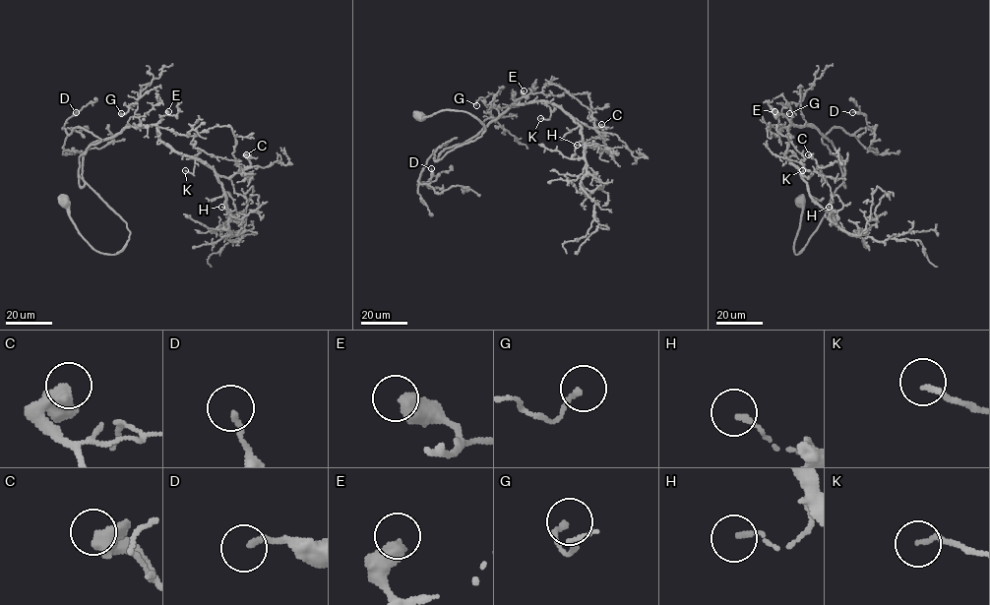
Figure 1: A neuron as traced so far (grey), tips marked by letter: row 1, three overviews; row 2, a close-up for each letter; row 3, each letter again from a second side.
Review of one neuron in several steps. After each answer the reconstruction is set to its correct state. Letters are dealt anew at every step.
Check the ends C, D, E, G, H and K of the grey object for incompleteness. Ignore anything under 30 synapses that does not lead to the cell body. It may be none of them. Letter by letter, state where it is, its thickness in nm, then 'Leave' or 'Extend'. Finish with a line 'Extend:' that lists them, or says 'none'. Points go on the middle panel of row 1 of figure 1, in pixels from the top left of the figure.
C: Place: (601, 124). Thickness 700 nm. Leave
D: Place: (431, 168). Thickness 160 nm. Leave
E: Place: (524, 90). Thickness 550 nm. Leave
G: Place: (476, 105). Thickness 160 nm. Leave
H: Place: (577, 145). Thickness 160 nm. Leave
K: Place: (540, 118). Thickness 160 nm. Leave
Extend: none

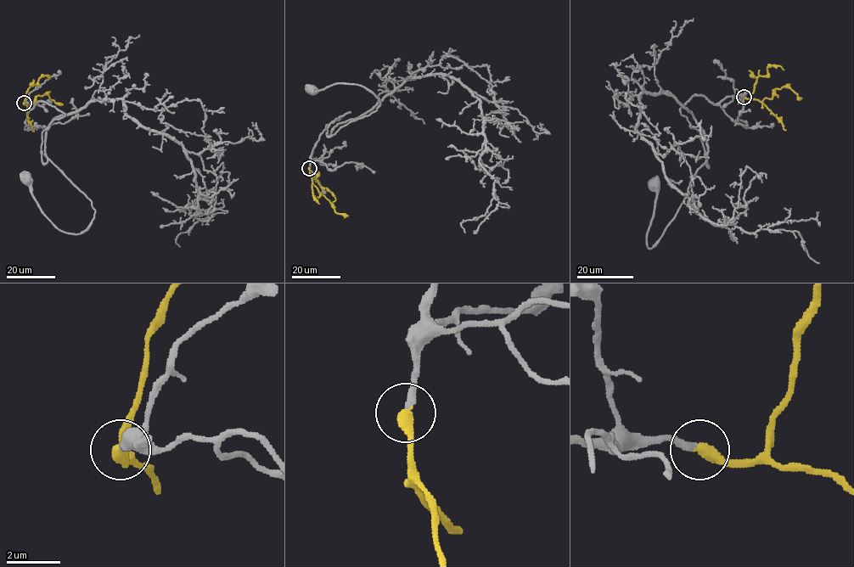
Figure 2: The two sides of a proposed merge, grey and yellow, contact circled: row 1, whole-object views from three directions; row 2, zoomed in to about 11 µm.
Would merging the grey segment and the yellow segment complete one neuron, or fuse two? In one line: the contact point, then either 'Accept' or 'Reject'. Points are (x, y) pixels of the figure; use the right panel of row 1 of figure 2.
Place: (744, 97). Accept

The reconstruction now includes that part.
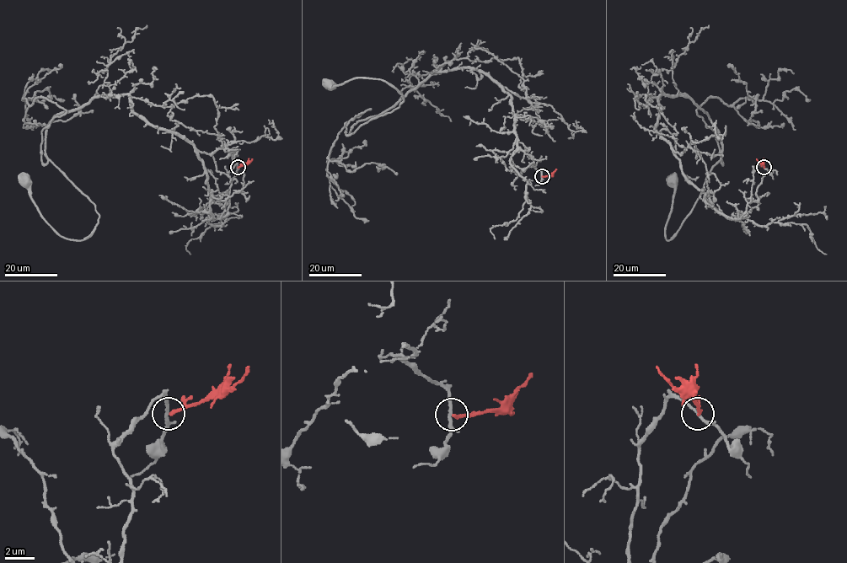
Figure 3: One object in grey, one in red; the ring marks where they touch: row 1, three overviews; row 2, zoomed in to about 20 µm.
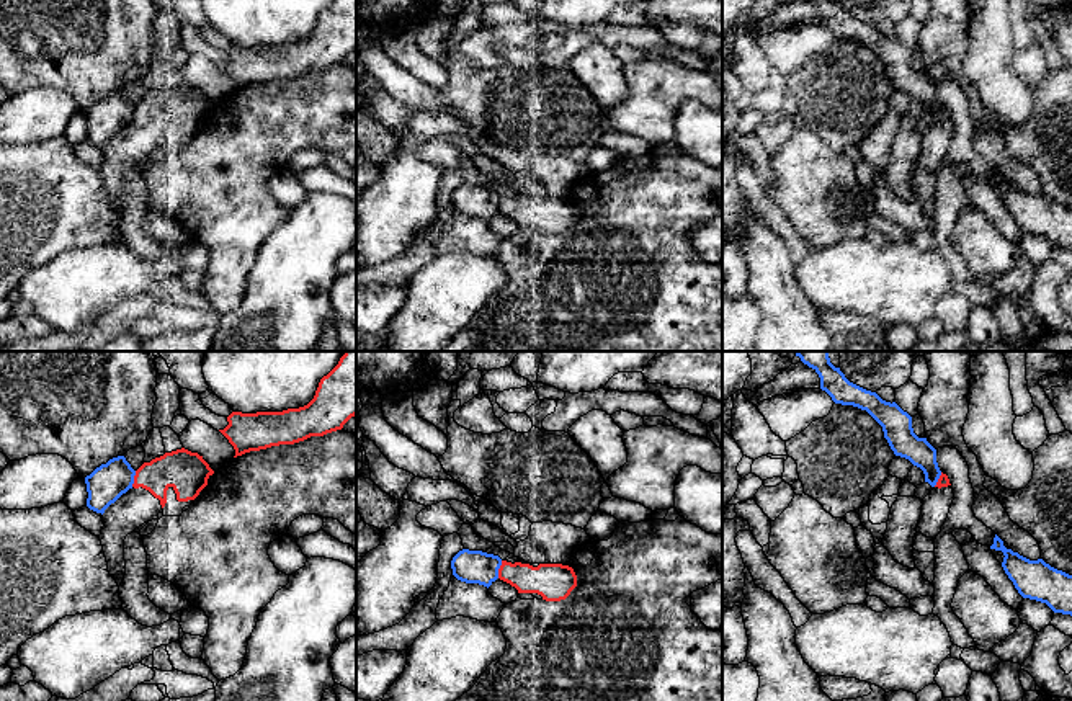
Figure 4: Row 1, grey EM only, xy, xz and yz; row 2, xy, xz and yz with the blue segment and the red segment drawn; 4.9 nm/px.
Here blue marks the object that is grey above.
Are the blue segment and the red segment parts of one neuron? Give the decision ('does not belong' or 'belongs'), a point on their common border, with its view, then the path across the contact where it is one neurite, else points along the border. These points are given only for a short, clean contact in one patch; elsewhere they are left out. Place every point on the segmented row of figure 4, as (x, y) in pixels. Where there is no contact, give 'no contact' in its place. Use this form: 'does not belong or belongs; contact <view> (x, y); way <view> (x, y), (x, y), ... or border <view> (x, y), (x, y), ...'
does not belong; contact xz (499, 567); border xz (502, 561), (497, 577)

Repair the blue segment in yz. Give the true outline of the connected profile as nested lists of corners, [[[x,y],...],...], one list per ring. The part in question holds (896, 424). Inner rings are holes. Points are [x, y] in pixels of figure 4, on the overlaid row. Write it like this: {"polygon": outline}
{"polygon": [[[794,351],[804,364],[812,368],[820,377],[820,389],[825,391],[835,404],[853,405],[866,410],[884,431],[896,456],[909,459],[925,474],[925,482],[936,485],[941,471],[936,462],[936,449],[918,438],[912,428],[912,417],[896,402],[882,400],[876,392],[866,391],[850,382],[840,368],[830,363],[829,351]]]}

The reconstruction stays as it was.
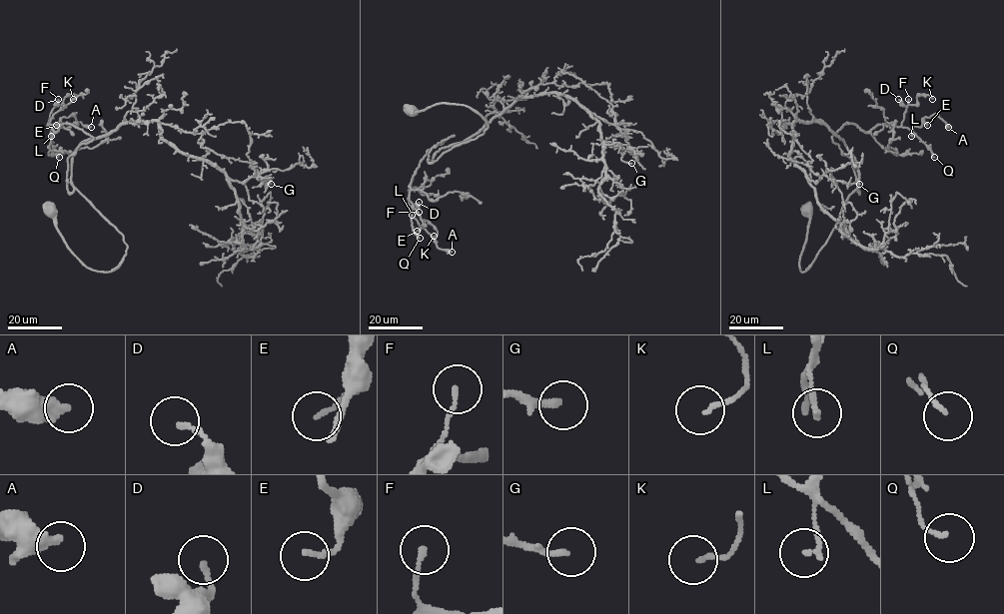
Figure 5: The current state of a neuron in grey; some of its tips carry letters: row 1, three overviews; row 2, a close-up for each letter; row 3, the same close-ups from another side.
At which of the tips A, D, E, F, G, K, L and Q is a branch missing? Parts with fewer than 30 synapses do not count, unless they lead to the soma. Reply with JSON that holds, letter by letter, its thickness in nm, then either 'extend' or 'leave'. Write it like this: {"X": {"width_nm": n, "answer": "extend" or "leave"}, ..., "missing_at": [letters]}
{"A": {"width_nm": 460, "answer": "leave"}, "D": {"width_nm": 150, "answer": "leave"}, "E": {"width_nm": 160, "answer": "leave"}, "F": {"width_nm": 140, "answer": "leave"}, "G": {"width_nm": 200, "answer": "extend"}, "K": {"width_nm": 130, "answer": "leave"}, "L": {"width_nm": 160, "answer": "leave"}, "Q": {"width_nm": 110, "answer": "leave"}, "missing_at": ["G"]}

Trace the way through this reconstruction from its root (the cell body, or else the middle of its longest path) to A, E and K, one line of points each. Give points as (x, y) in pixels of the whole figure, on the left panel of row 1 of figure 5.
A: (50, 209), (84, 265), (119, 265), (123, 235), (67, 190), (67, 158), (93, 138), (48, 125), (91, 127)
E: (50, 209), (84, 265), (119, 265), (123, 235), (67, 190), (67, 158), (93, 138), (56, 125)
K: (50, 209), (84, 265), (119, 265), (123, 235), (67, 190), (67, 158), (93, 138), (48, 127), (73, 99)

